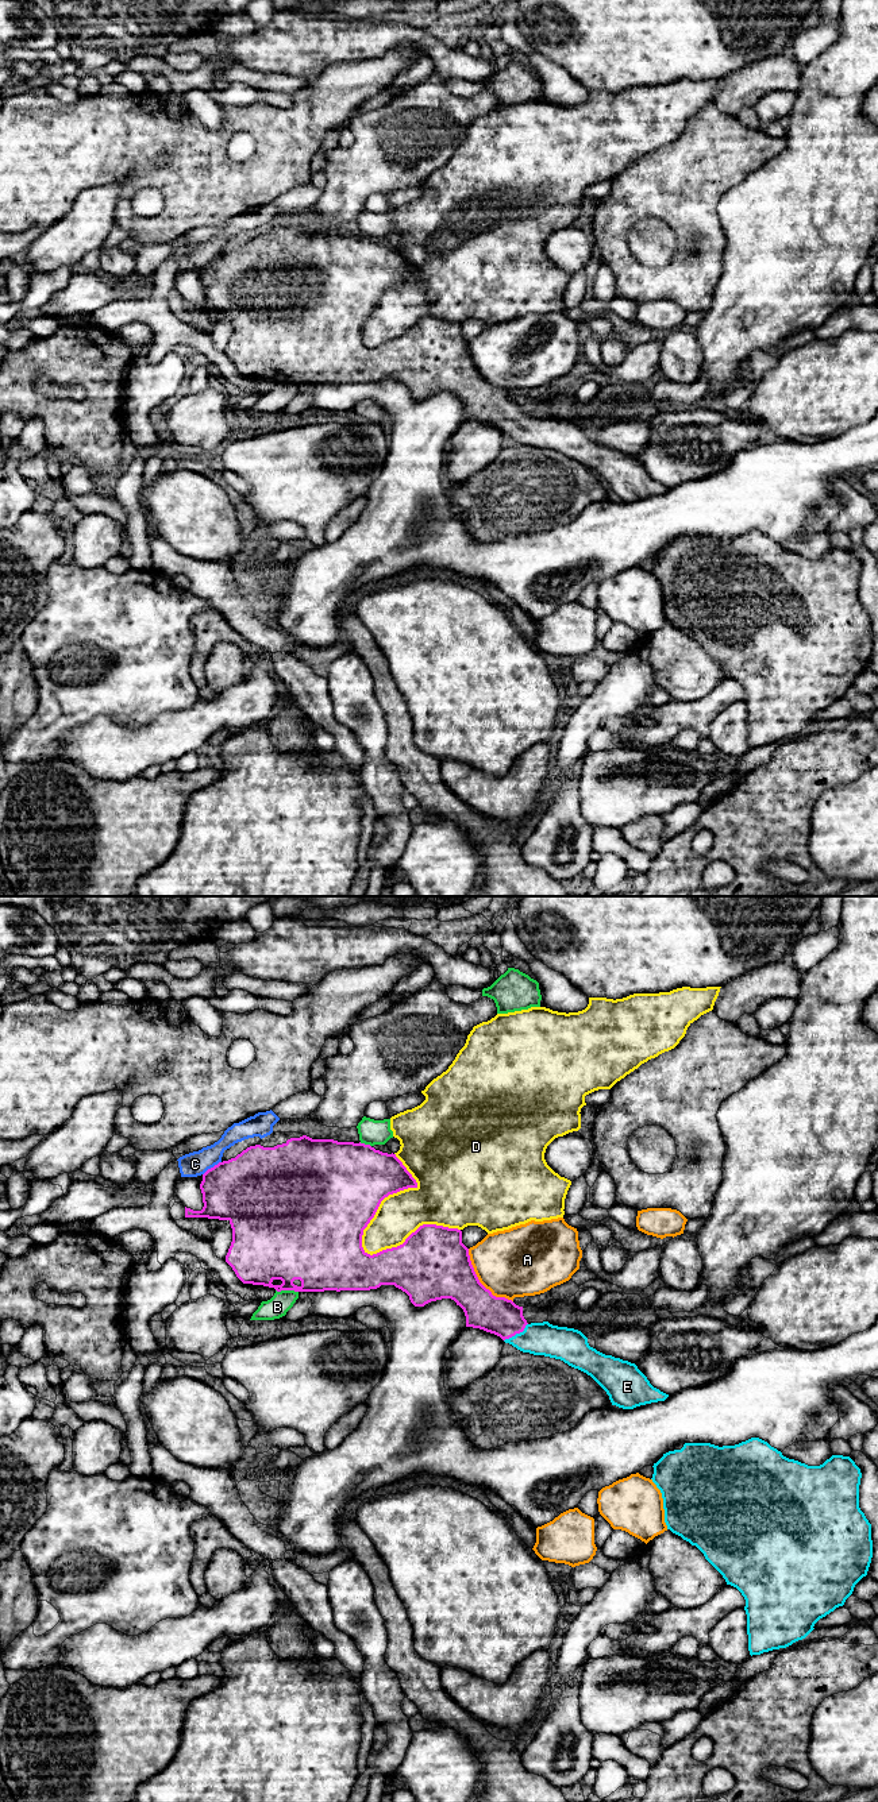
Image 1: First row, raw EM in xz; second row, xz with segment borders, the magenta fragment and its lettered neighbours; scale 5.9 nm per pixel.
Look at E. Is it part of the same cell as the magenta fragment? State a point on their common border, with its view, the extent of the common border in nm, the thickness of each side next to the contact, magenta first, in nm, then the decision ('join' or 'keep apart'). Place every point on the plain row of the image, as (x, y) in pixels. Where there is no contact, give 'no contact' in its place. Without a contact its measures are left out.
xz (516, 425) | 180 nm | 220/190 nm | join

